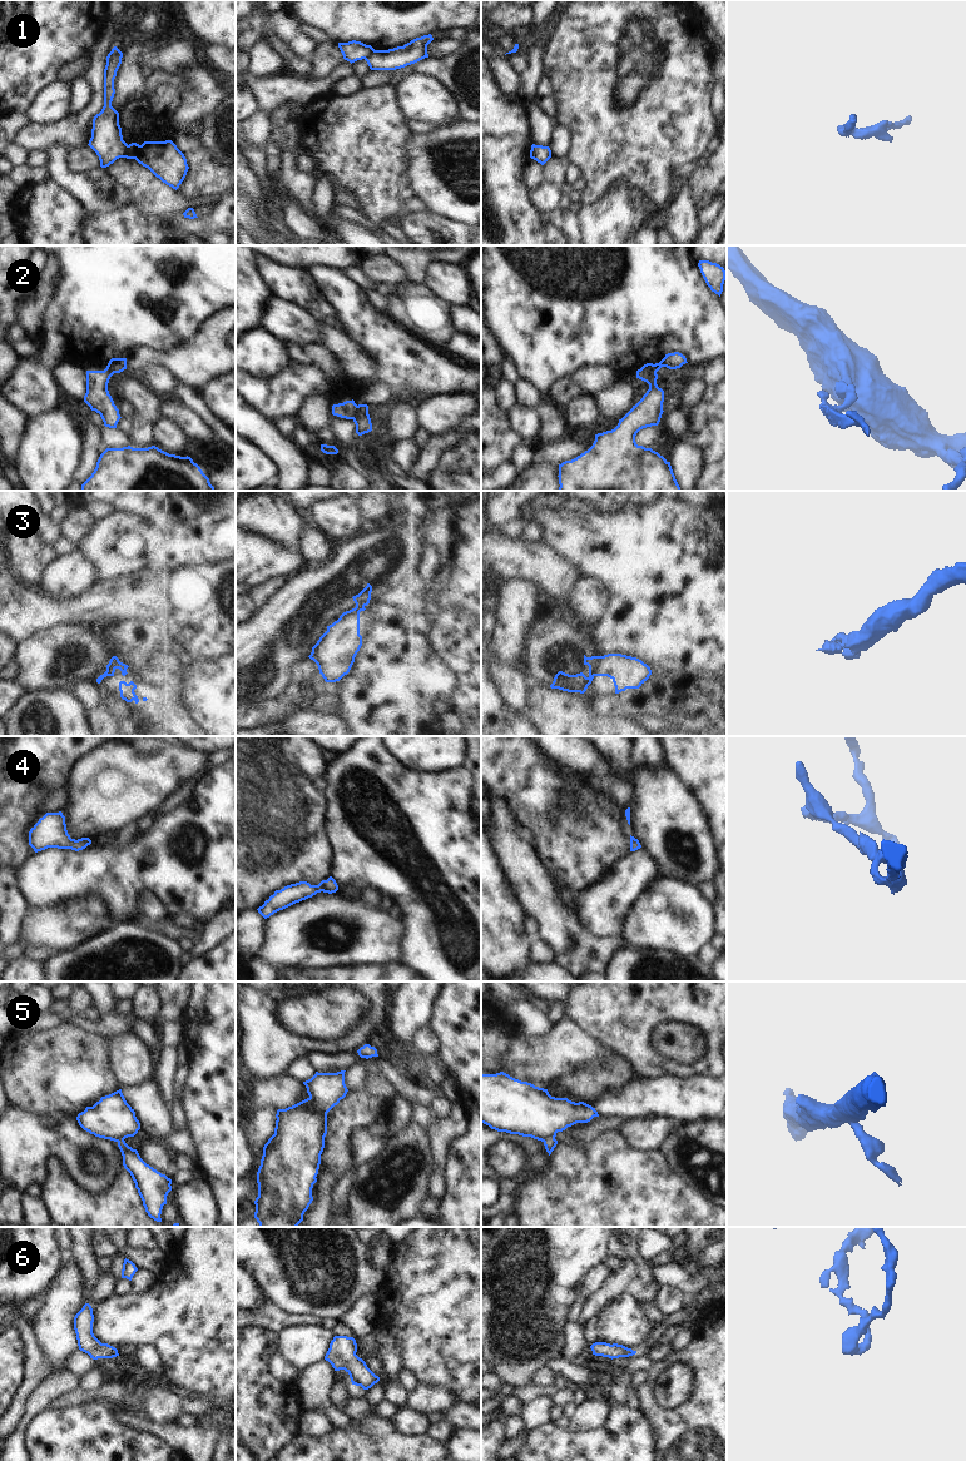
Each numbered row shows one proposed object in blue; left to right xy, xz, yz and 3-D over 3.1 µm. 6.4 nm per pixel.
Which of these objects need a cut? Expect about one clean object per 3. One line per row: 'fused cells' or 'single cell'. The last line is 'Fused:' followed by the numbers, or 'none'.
1: fused cells
2: fused cells
3: fused cells
4: single cell
5: fused cells
6: single cell
Fused: 1, 2, 3, 5

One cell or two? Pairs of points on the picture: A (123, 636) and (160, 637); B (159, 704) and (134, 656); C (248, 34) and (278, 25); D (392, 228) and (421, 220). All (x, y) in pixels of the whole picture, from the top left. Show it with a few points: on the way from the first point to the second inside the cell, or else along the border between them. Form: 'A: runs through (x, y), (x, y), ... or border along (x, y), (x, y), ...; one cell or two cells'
A: runs through (132, 641), (152, 639); one cell
B: border along (118, 660), (129, 666); two cells
C: border along (262, 18), (264, 29); two cells
D: border along (395, 223), (402, 232); two cells

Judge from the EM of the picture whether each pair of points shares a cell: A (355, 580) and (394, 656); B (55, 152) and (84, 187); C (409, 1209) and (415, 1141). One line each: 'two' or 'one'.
A: two
B: one
C: one

